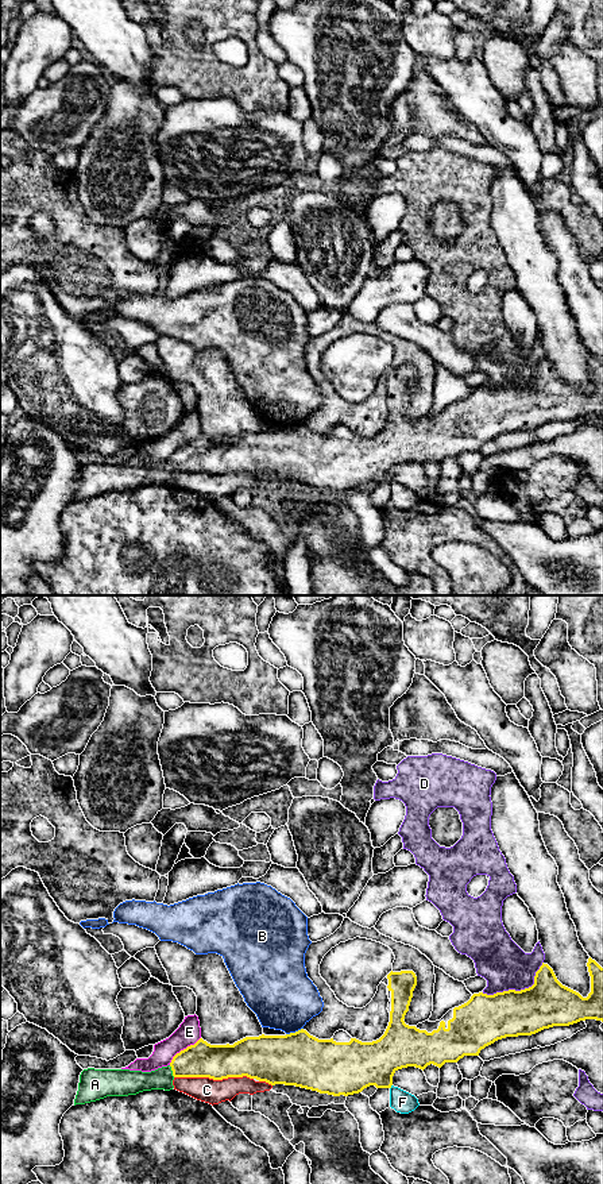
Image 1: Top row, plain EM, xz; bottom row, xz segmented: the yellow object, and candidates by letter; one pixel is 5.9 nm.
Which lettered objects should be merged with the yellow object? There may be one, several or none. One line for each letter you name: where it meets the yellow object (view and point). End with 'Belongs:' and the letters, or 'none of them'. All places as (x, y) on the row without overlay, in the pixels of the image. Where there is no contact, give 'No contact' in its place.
A: Touches yellow at xz (171, 465)
Belongs: A

